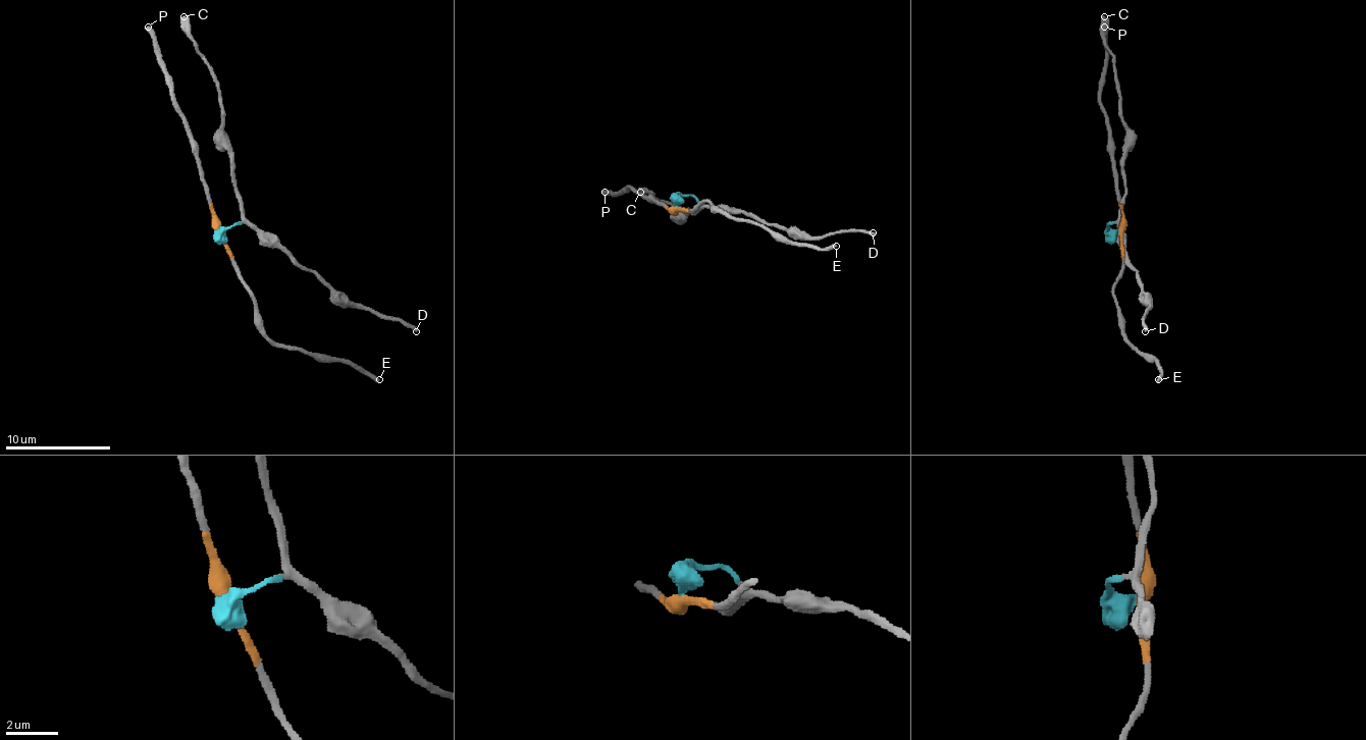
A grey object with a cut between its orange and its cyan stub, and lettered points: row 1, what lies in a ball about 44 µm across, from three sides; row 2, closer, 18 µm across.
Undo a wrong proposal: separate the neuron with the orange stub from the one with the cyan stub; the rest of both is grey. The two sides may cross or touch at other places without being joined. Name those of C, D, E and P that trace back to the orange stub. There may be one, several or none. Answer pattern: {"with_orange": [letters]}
{"with_orange": ["E", "P"]}

